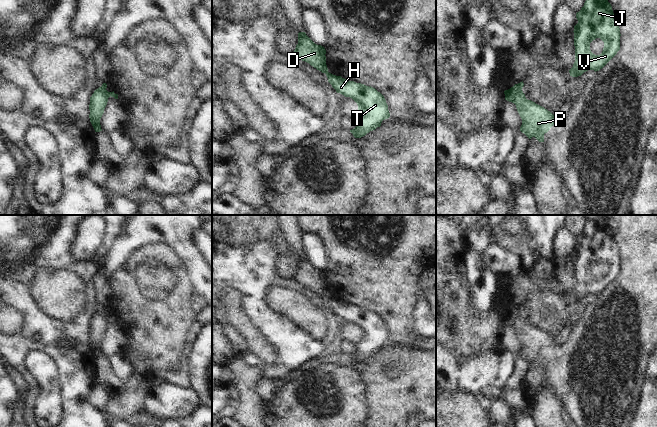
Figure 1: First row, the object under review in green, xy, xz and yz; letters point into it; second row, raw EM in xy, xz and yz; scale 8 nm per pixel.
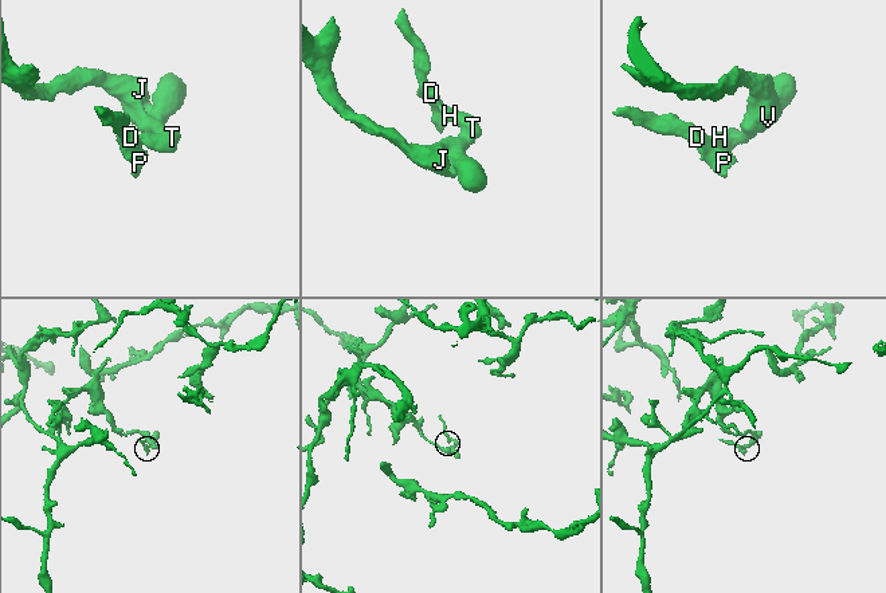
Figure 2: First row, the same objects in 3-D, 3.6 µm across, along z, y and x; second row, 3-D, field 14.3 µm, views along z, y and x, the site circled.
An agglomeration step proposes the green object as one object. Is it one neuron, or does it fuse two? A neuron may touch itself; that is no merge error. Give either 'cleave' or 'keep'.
cleave

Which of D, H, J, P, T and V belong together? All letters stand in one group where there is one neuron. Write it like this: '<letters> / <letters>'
D P / H J T V

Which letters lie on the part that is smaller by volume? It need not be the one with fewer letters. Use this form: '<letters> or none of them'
D, P

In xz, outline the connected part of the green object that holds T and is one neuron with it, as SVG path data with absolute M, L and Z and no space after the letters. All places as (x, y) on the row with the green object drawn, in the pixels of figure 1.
M327 73L326 76L337 93L352 98L358 105L356 127L350 130L355 138L365 136L380 127L382 121L390 117L384 96L375 88L331 73Z

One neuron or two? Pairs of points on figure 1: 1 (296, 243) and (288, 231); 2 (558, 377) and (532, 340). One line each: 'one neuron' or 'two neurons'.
1: one neuron
2: one neuron

